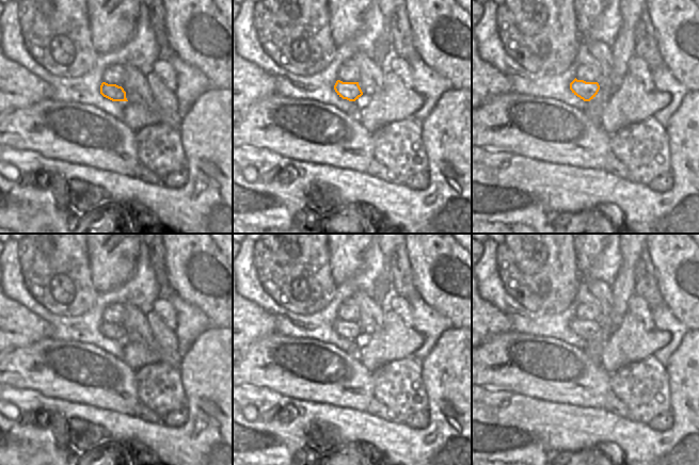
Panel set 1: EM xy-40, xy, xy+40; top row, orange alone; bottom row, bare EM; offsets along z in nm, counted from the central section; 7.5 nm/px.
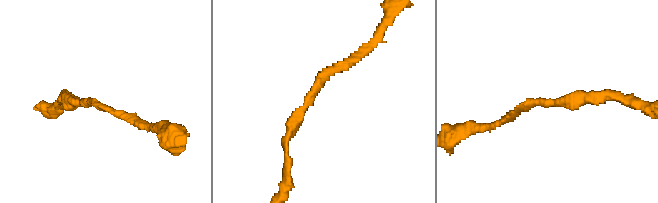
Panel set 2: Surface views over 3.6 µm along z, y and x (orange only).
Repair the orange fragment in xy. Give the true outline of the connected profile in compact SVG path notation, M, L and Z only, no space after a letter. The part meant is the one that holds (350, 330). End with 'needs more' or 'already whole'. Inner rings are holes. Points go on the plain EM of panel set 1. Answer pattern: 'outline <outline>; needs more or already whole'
outline M337 319L334 328L339 336L349 340L355 340L363 334L359 321L343 321Z; already whole

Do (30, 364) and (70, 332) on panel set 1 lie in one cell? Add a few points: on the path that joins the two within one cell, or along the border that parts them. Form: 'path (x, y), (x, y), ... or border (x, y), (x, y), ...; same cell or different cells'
border (51, 337), (85, 342); different cells

